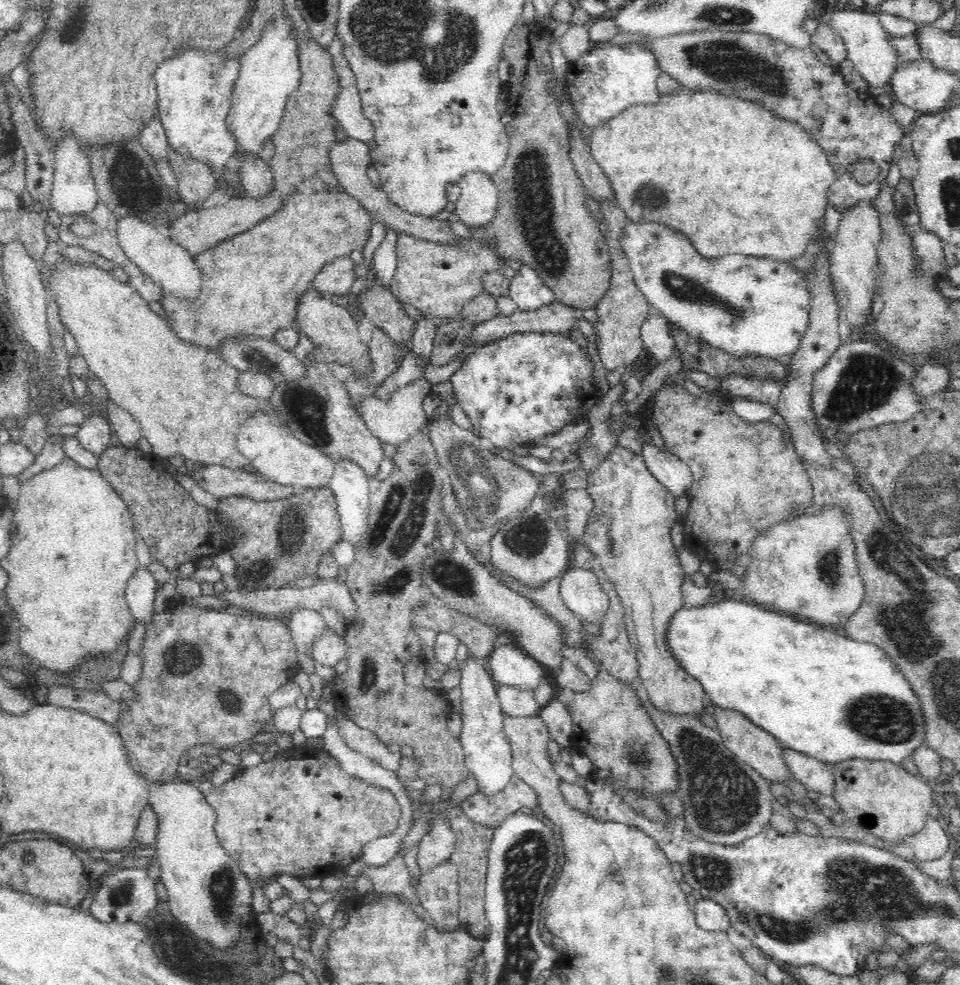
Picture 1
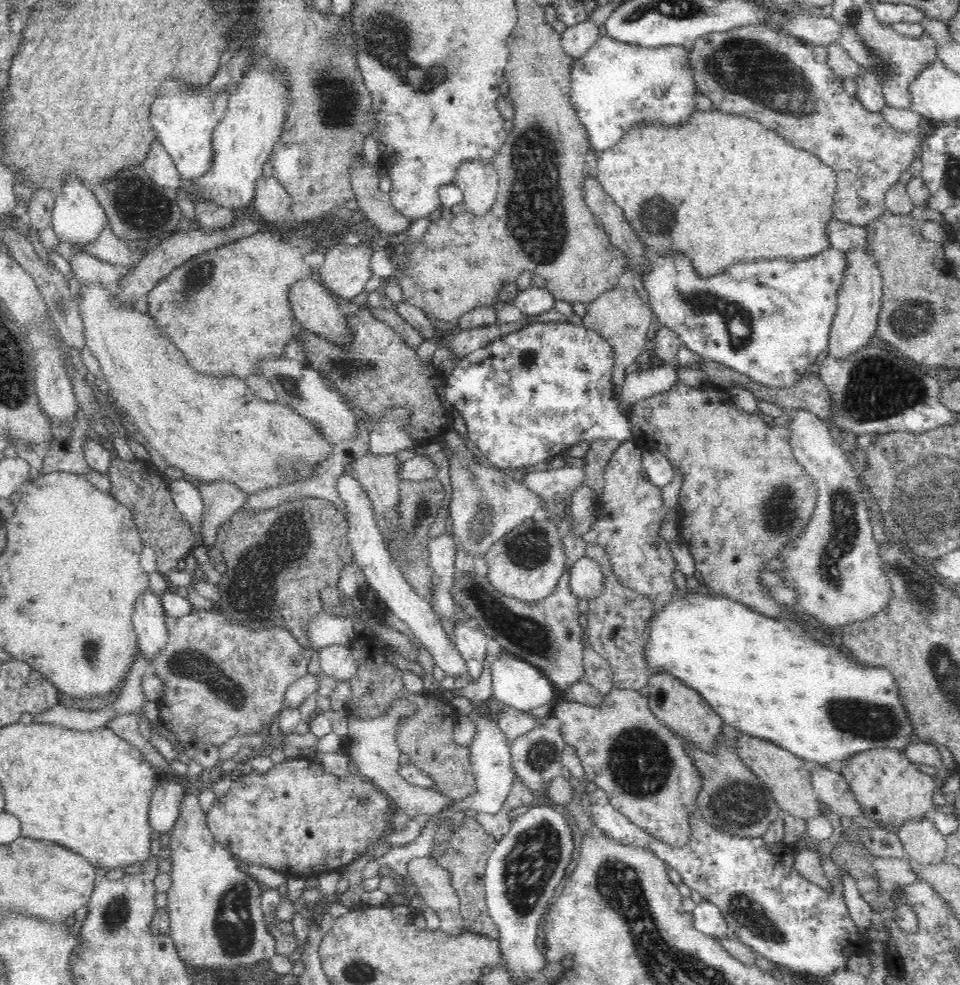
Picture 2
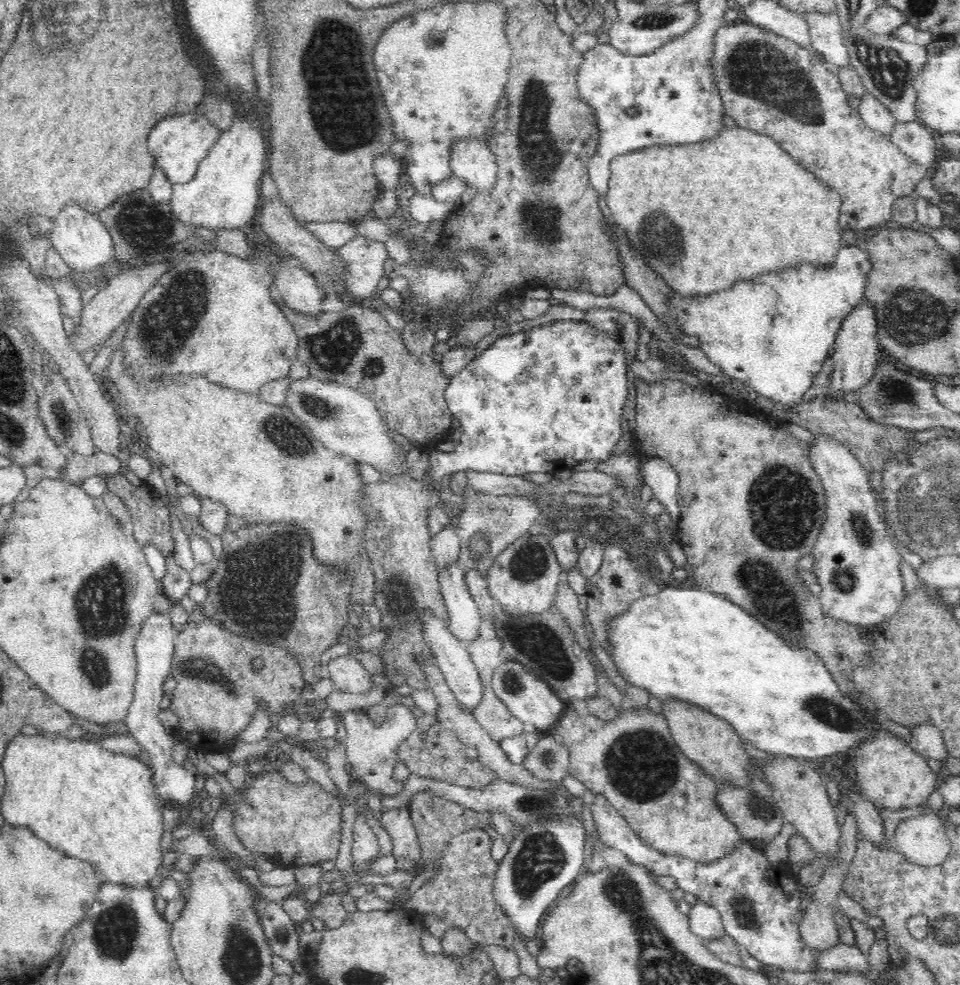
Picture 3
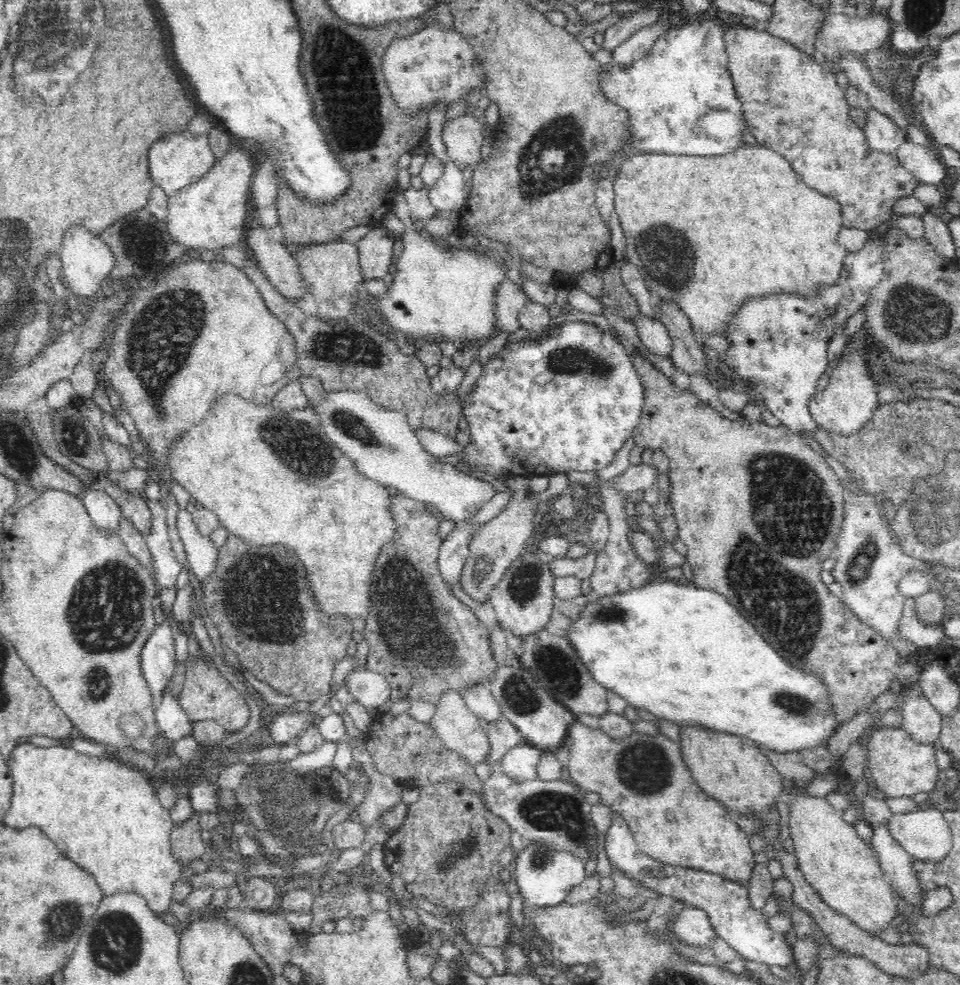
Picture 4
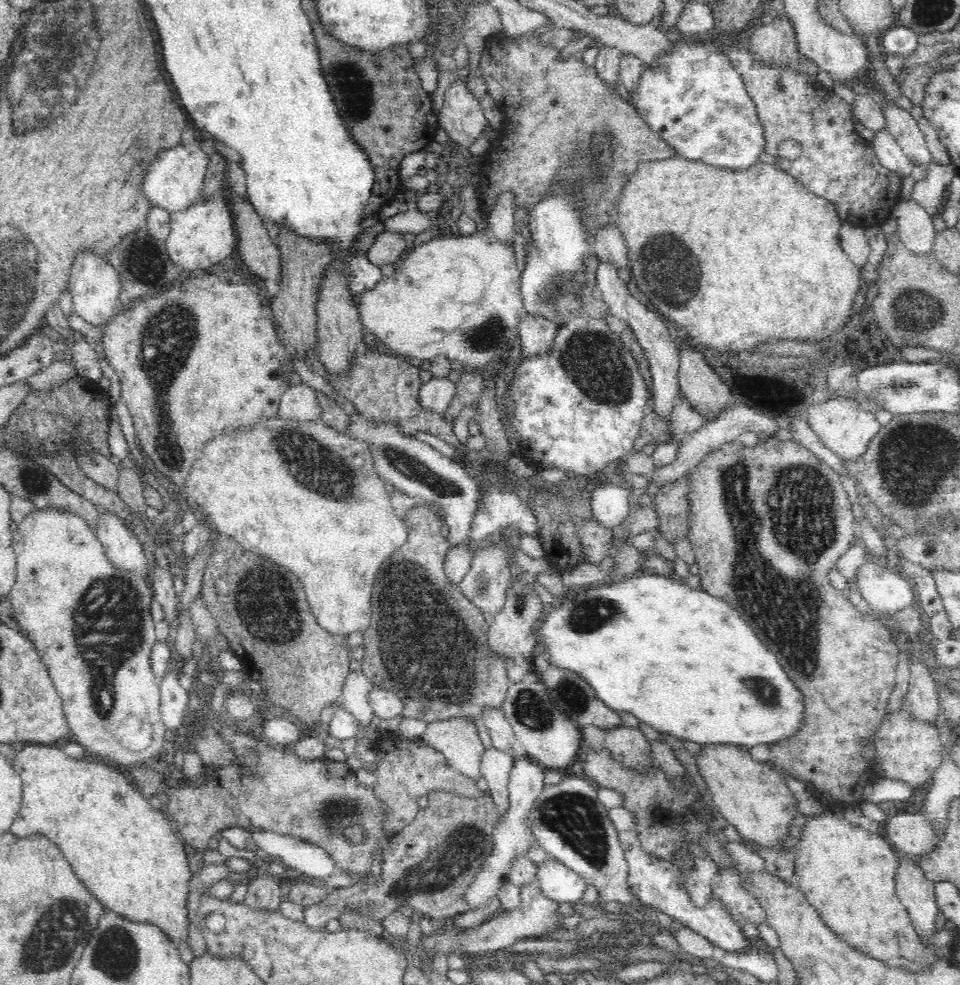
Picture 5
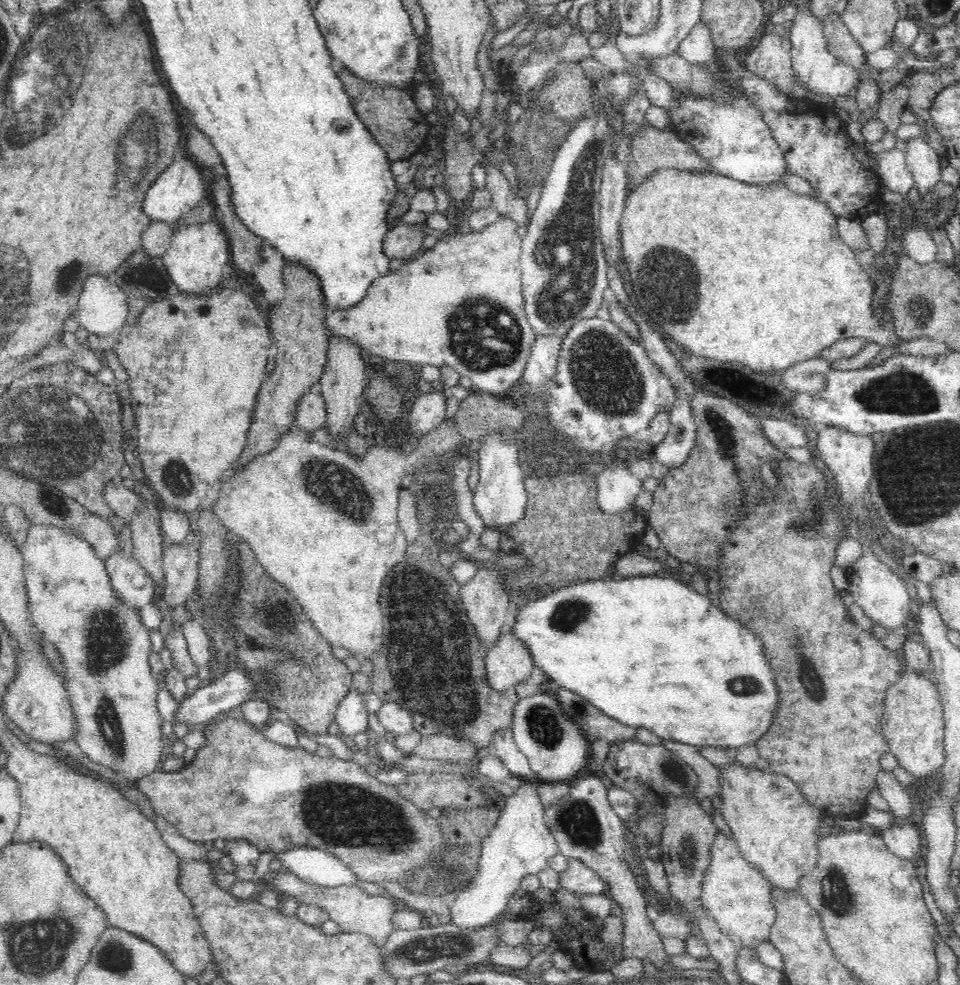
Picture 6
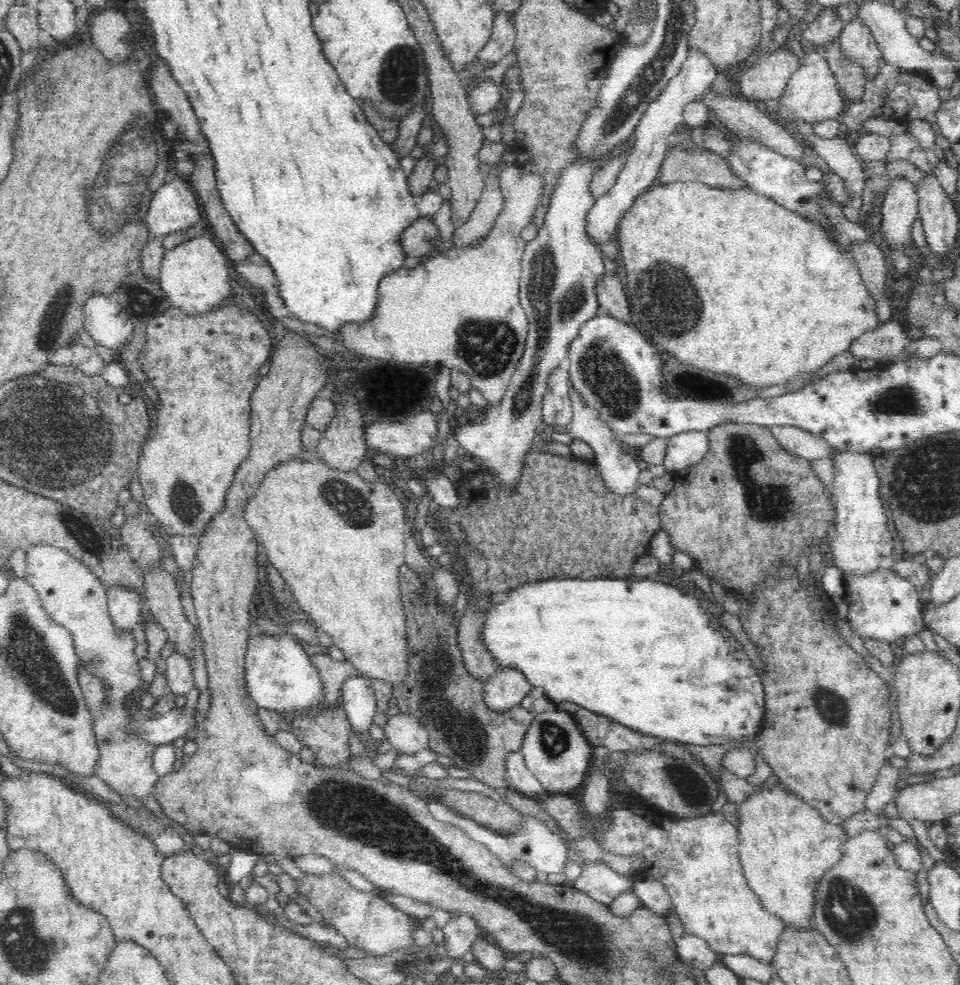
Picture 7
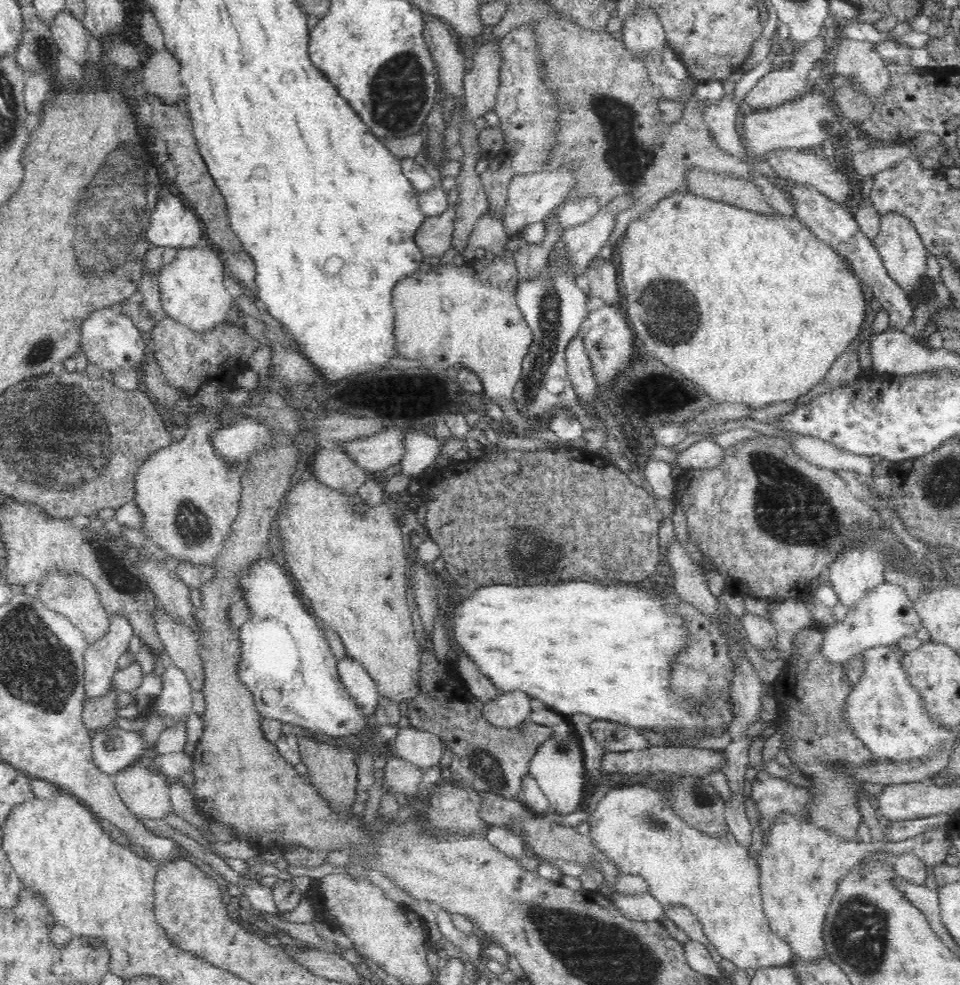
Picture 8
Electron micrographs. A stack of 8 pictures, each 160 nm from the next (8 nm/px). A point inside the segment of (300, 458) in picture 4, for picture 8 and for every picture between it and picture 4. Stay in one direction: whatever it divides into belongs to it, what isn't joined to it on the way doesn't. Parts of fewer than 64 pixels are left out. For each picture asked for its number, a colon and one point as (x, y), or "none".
5: (300, 493)
6: (348, 507)
7: (338, 541)
8: (348, 560)

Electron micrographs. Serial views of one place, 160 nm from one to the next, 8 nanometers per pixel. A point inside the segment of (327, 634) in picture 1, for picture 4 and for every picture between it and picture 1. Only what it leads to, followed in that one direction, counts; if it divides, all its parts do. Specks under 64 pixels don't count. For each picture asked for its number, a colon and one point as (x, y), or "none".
2: (336, 661)
3: (349, 676)
4: (371, 689)

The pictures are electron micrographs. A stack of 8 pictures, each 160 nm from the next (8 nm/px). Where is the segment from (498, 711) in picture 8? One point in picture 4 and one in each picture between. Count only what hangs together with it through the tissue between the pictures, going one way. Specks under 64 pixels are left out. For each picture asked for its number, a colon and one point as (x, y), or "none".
4: (523, 601)
5: (512, 634)
6: (508, 663)
7: (508, 688)

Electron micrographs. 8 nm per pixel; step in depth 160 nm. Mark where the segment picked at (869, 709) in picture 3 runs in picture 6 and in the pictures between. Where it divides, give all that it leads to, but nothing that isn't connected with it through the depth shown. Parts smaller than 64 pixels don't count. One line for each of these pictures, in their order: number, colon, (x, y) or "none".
4: (684, 654)
5: (686, 663)
6: (650, 652)

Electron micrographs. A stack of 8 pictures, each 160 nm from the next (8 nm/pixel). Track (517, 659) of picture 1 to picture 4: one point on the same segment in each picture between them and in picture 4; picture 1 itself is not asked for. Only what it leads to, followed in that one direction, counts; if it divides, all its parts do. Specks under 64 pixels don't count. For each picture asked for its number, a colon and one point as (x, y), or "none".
2: (517, 683)
3: (530, 699)
4: (543, 722)

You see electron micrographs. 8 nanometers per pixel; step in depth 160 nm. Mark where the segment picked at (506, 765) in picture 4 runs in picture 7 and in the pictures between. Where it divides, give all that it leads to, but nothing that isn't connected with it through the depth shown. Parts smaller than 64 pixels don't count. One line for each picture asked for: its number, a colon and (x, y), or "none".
5: (512, 837)
6: (521, 843)
7: (536, 844)

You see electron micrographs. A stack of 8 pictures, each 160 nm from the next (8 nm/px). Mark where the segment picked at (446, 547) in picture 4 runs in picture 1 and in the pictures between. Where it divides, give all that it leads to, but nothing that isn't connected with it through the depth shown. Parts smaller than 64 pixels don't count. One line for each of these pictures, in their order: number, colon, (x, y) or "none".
1: (488, 755)
2: (470, 642)
3: (464, 621)

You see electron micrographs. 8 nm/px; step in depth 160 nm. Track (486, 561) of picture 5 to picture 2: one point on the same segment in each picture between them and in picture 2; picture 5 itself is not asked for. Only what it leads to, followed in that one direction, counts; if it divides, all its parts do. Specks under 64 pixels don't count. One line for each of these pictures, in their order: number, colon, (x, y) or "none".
2: (486, 503)
3: (488, 523)
4: (498, 543)

